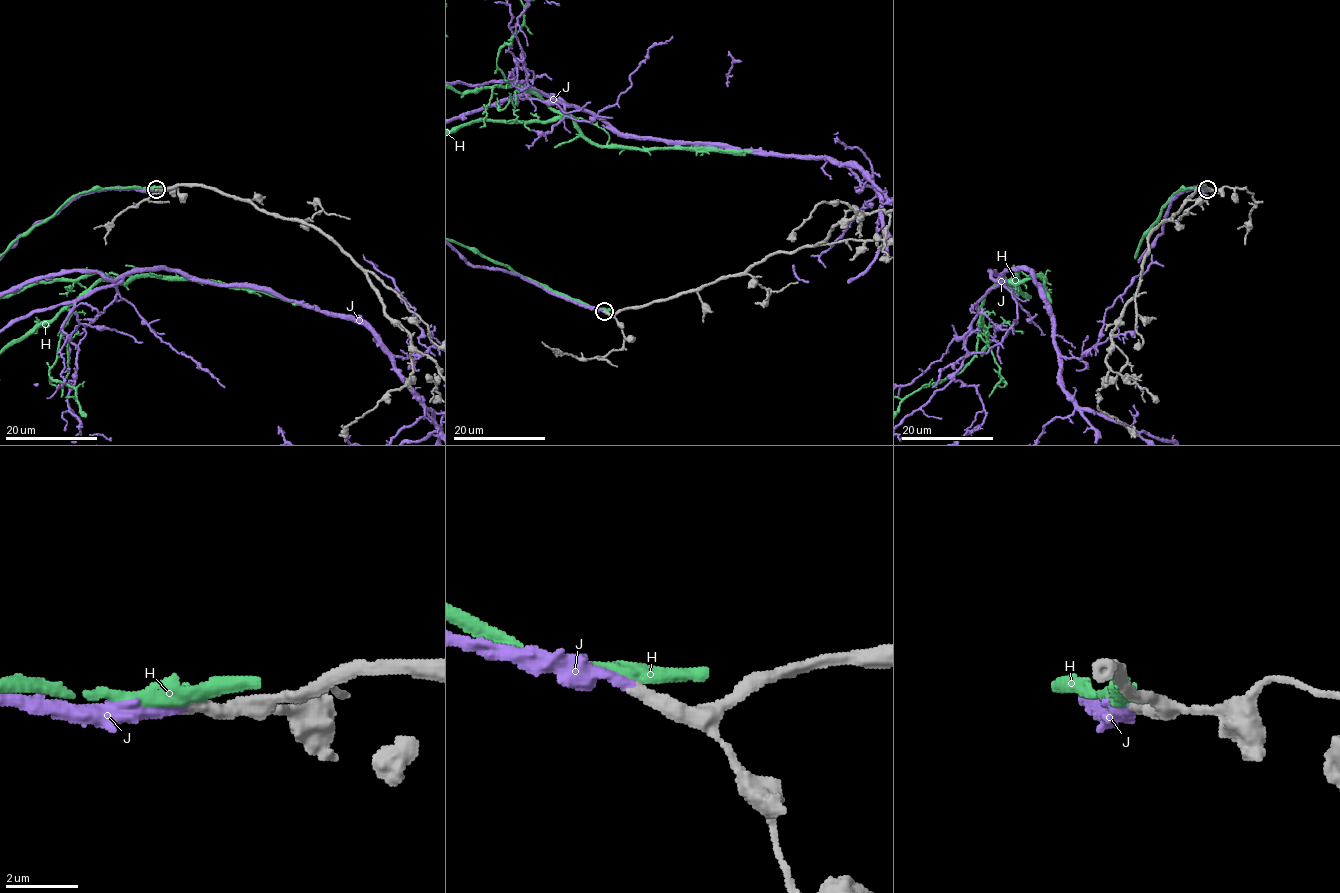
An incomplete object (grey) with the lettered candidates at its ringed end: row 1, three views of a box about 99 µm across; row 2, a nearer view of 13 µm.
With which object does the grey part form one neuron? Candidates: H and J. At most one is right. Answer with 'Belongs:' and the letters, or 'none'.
Belongs: J

